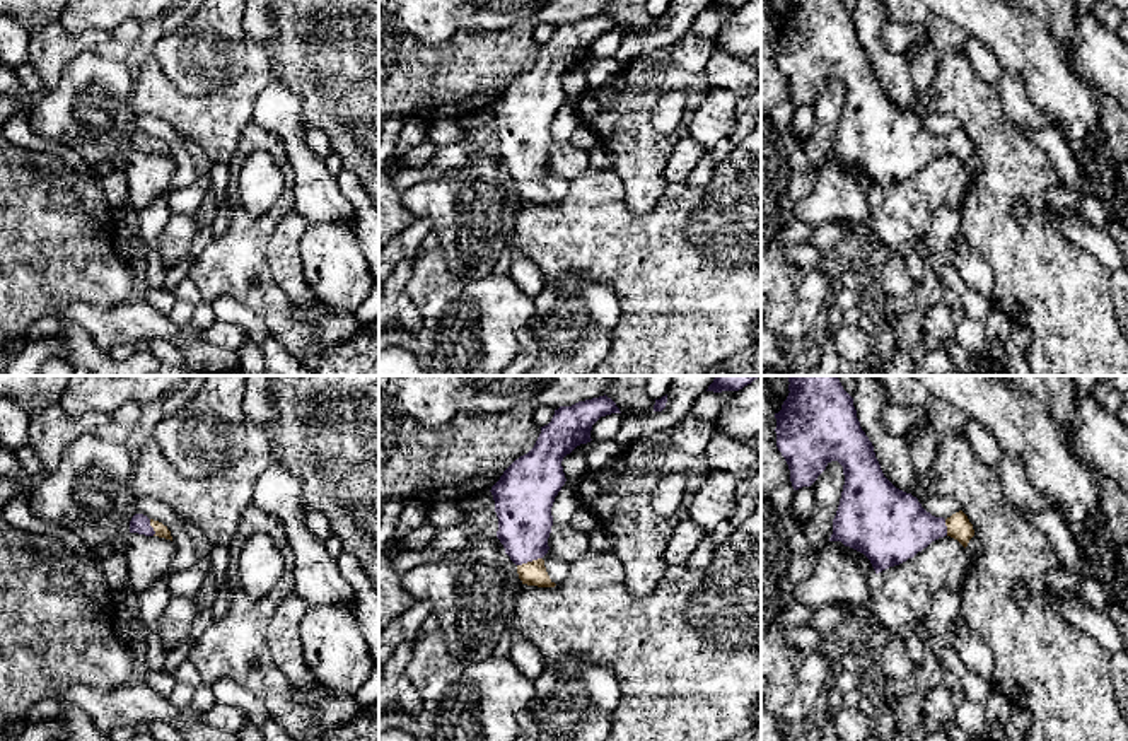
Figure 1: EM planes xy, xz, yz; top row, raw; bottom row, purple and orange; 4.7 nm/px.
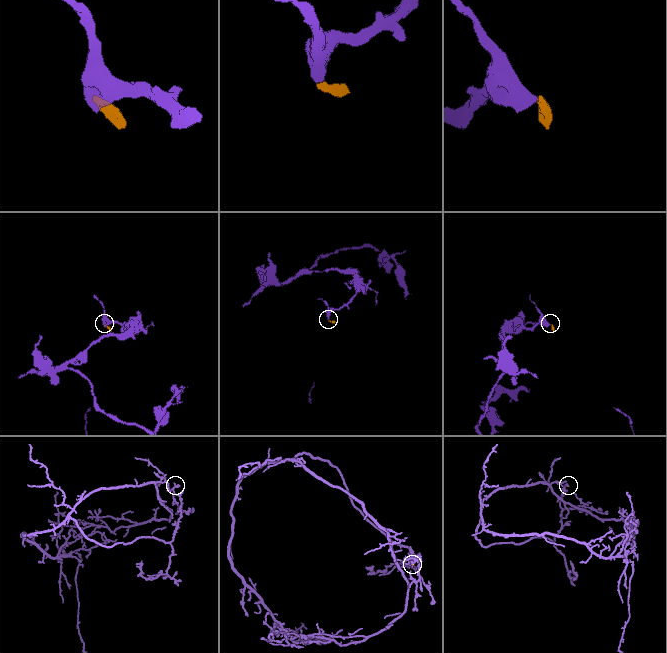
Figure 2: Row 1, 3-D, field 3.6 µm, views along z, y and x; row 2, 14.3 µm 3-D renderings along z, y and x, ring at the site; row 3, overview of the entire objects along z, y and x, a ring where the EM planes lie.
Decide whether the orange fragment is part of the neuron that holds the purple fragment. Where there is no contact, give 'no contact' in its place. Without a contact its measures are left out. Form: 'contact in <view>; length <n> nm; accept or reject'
contact in xz; length 130 nm; accept

